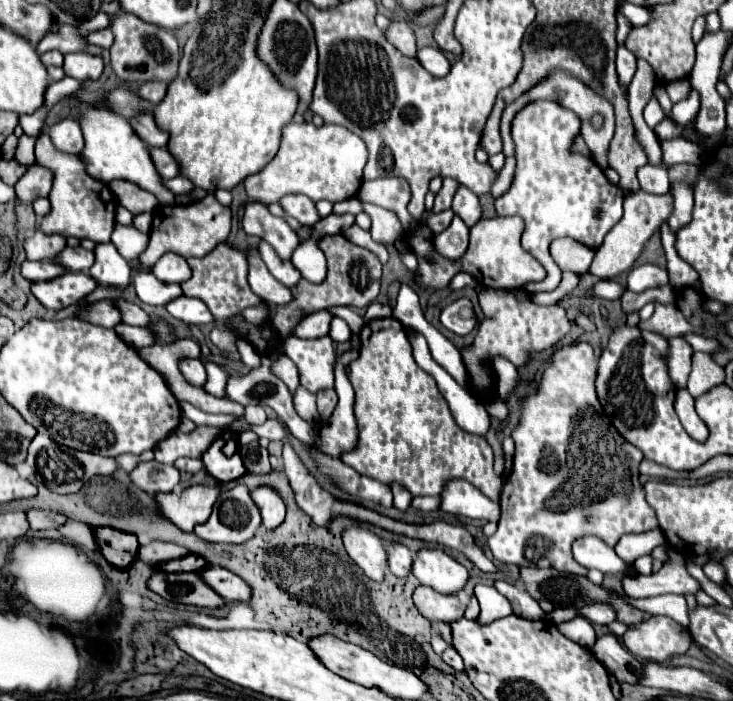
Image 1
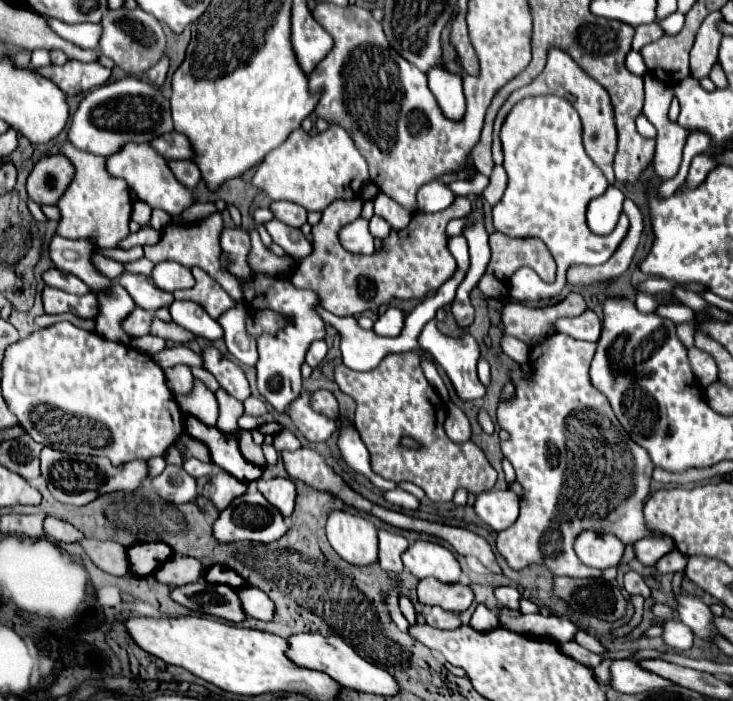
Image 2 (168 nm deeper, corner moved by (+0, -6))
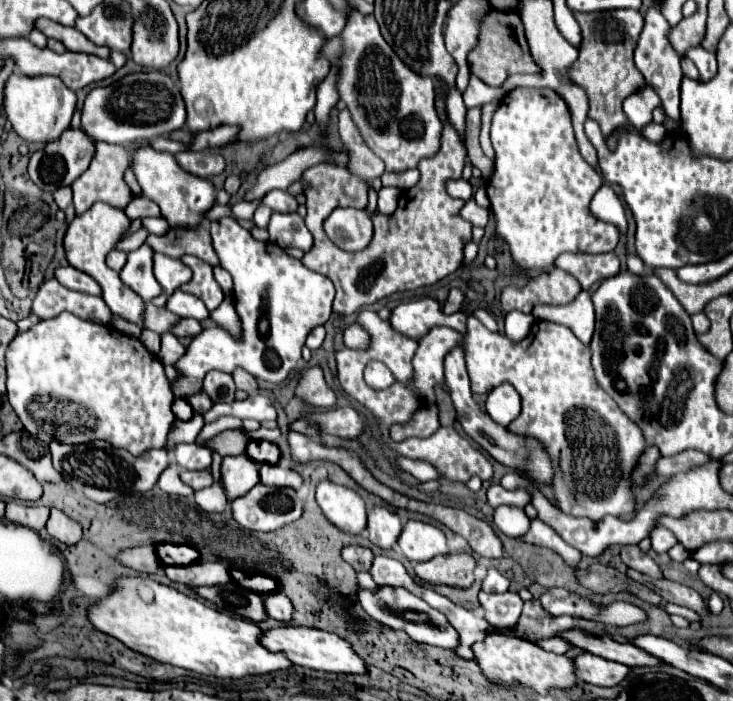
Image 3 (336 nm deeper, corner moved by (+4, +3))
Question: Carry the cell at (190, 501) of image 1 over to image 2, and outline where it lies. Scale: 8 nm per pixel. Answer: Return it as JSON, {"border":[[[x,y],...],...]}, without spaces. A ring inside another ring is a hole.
{"border":[[[218,473],[216,477],[208,479],[202,495],[208,501],[212,501],[212,505],[218,511],[222,511],[224,507],[228,507],[228,503],[232,503],[232,499],[236,499],[236,495],[242,495],[244,491],[246,491],[244,483],[240,483],[238,479],[234,479],[228,473]]]}

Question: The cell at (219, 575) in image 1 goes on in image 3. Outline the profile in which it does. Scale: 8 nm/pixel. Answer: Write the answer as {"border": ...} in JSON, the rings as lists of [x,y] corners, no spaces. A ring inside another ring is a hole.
{"border":[[[268,594],[266,598],[266,610],[268,610],[268,616],[274,618],[274,620],[280,620],[280,622],[290,622],[292,620],[292,602],[286,594]]]}

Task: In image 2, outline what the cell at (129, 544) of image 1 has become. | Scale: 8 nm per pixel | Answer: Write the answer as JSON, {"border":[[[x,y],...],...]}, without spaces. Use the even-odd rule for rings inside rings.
{"border":[[[162,541],[158,543],[134,543],[126,549],[128,555],[128,563],[130,563],[130,573],[144,577],[150,575],[156,567],[160,567],[160,563],[164,563],[164,559],[168,559],[172,555],[172,549],[168,545],[164,545]]]}

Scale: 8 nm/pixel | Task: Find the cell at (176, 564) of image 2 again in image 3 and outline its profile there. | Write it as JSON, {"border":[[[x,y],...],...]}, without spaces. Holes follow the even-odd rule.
{"border":[[[200,560],[196,562],[196,566],[166,566],[164,572],[172,582],[180,582],[190,588],[220,586],[220,584],[232,582],[230,566],[226,562]]]}

